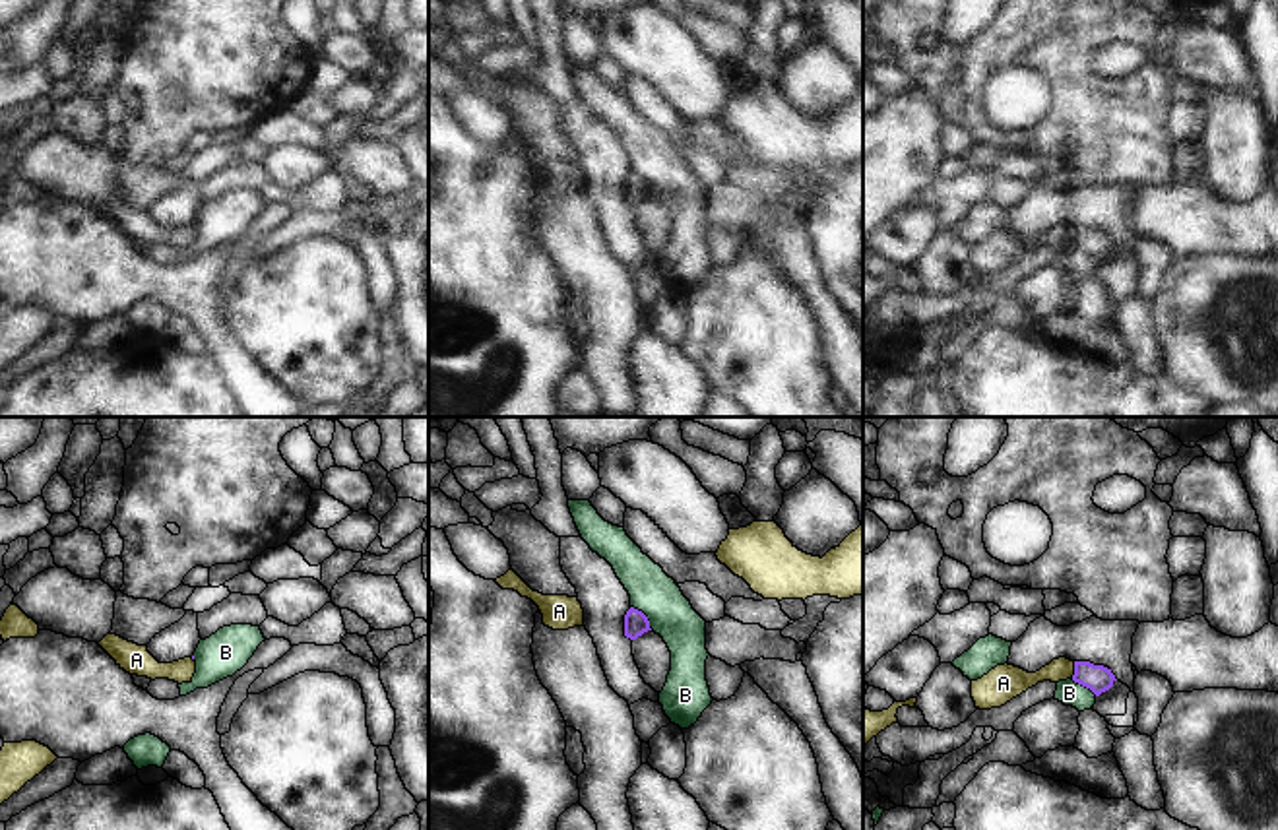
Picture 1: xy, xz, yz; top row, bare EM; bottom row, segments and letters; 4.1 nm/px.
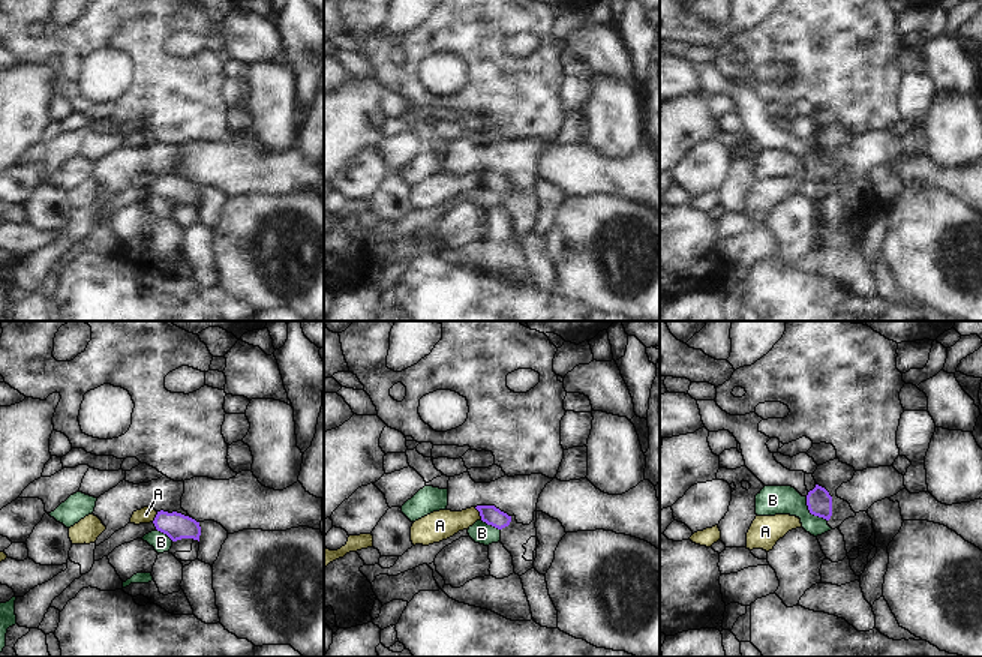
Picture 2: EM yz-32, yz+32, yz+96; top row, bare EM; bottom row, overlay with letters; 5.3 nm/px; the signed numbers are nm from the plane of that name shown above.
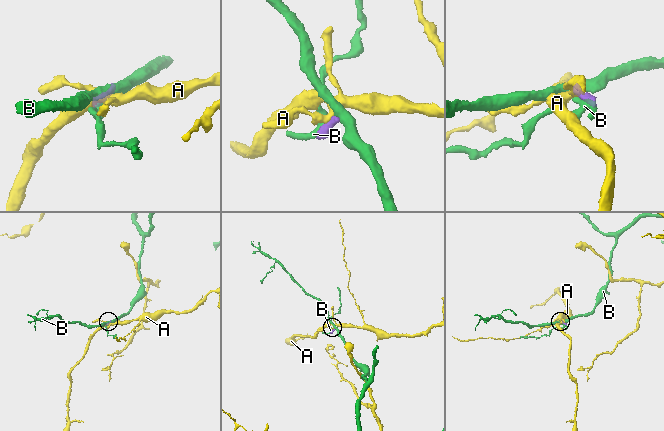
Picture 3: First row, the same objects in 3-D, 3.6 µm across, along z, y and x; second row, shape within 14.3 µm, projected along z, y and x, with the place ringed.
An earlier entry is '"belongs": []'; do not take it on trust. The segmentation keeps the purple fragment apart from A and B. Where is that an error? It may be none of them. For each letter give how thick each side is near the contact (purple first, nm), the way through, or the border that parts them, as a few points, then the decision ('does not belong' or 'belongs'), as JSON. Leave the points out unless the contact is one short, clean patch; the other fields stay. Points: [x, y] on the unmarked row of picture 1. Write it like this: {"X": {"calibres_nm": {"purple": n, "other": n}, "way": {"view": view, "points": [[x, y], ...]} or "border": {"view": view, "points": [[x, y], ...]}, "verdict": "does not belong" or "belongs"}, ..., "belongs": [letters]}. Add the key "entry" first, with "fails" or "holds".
{"entry": "holds", "A": {"calibres_nm": {"purple": 110, "other": 110}, "border": {"view": "yz", "points": [[1075, 227], [1071, 243]]}, "verdict": "does not belong"}, "B": {"calibres_nm": {"purple": 100, "other": 190}, "verdict": "does not belong"}, "belongs": []}

